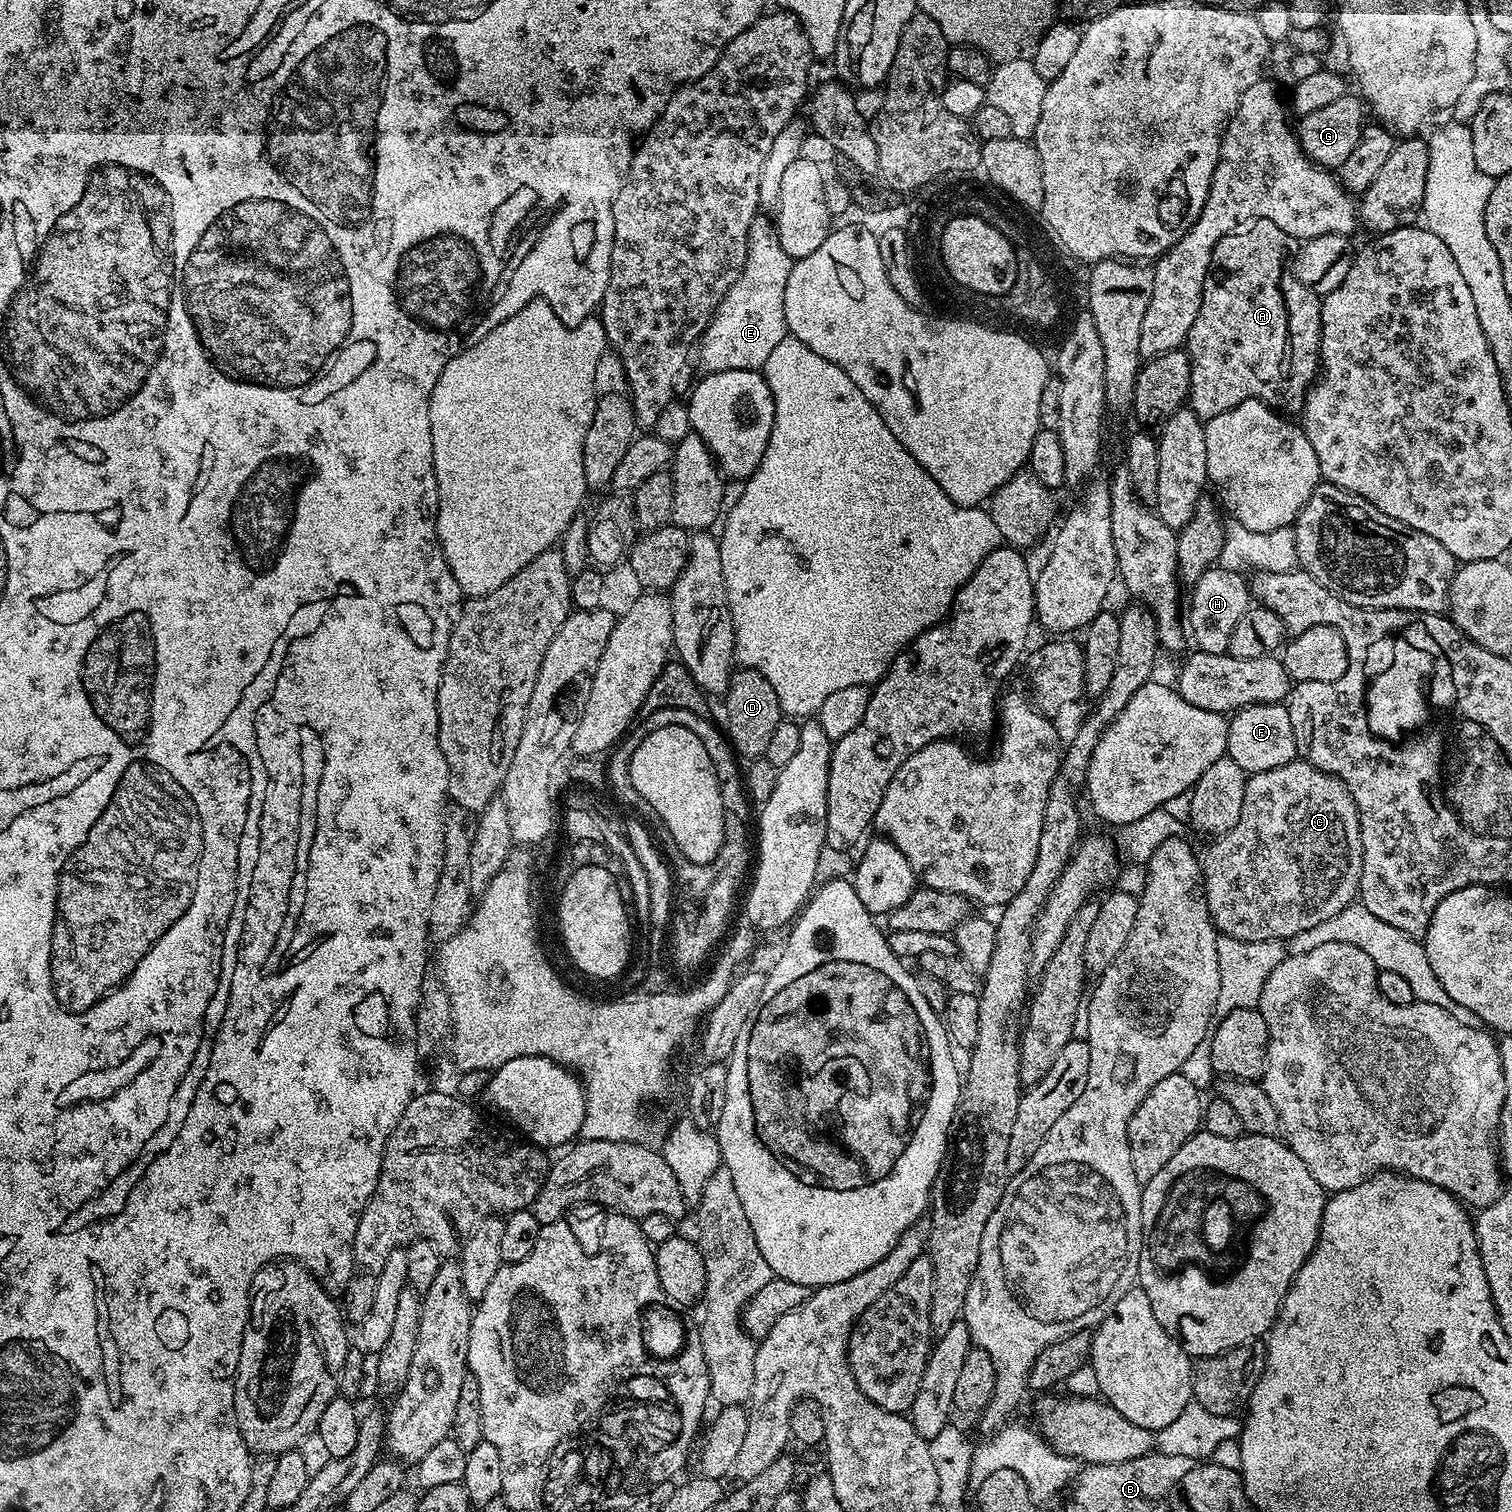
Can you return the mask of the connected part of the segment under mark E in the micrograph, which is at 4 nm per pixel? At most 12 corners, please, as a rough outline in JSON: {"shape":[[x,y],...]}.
{"shape":[[757,215],[698,341],[708,372],[763,369],[789,335],[793,263]]}

